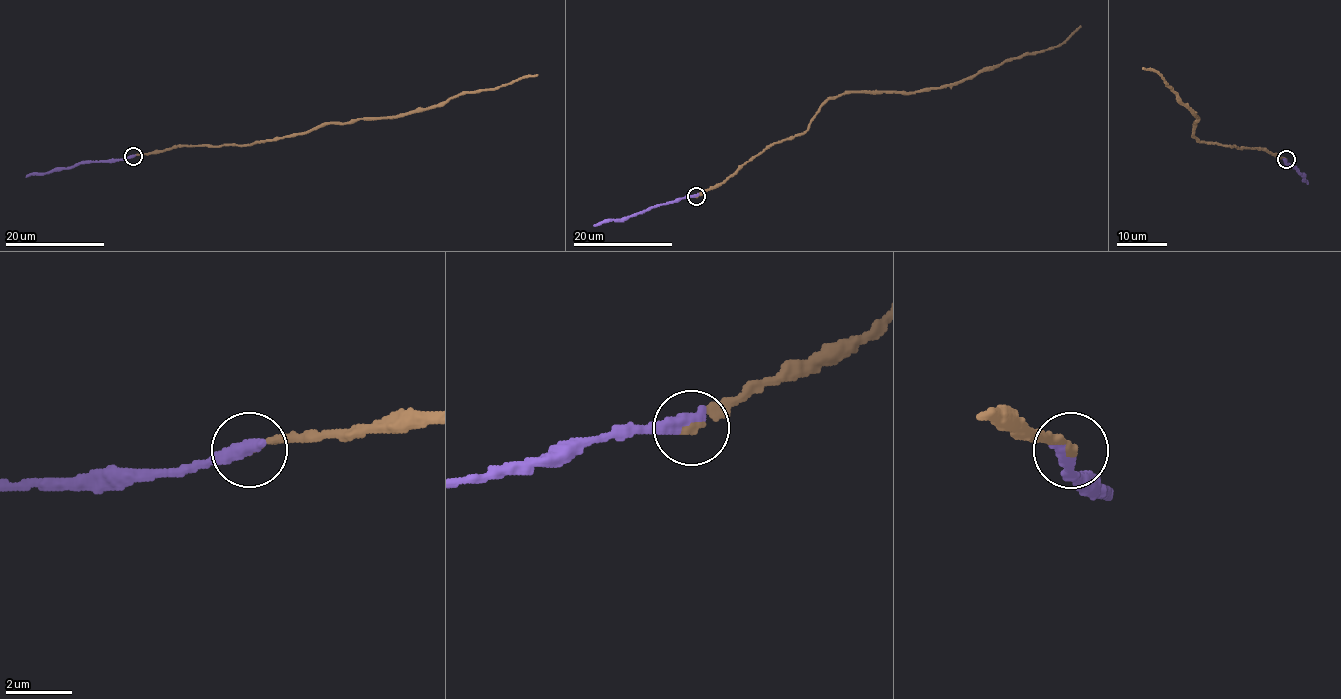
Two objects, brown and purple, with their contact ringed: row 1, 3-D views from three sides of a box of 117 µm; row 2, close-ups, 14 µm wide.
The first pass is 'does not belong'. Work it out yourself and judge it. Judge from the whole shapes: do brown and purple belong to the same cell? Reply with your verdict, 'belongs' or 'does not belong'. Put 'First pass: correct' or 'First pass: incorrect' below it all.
belongs
First pass: incorrect

